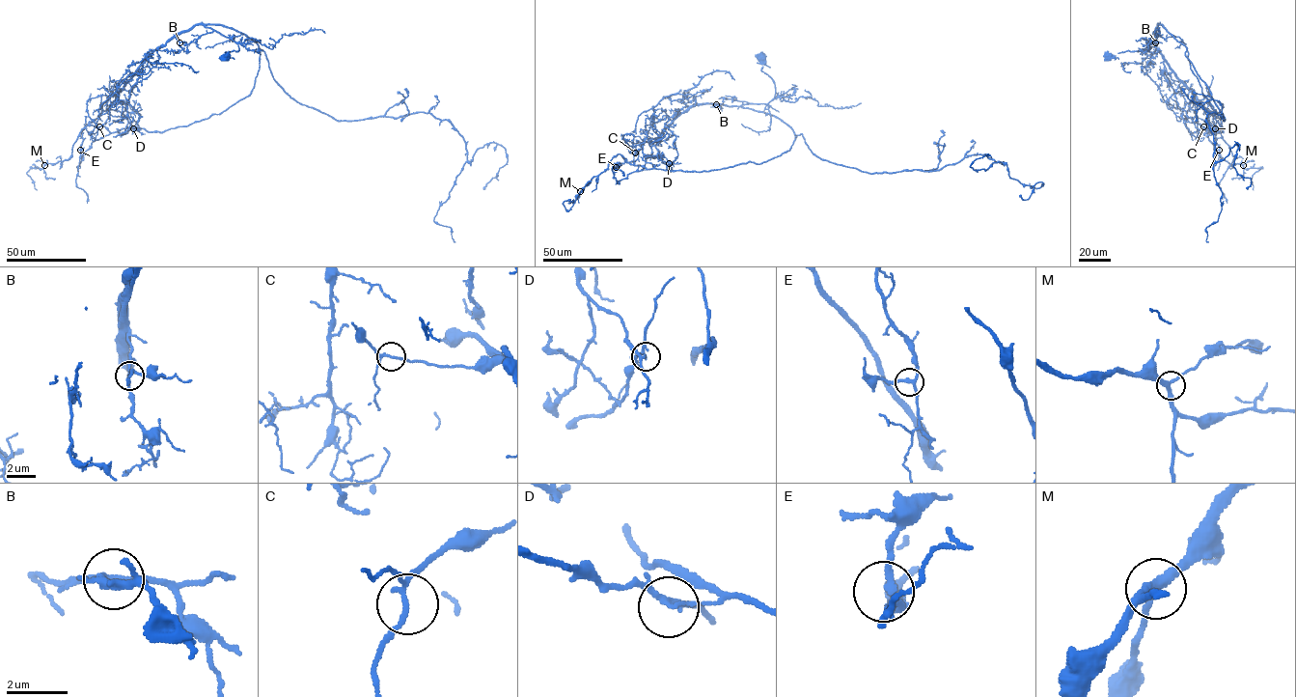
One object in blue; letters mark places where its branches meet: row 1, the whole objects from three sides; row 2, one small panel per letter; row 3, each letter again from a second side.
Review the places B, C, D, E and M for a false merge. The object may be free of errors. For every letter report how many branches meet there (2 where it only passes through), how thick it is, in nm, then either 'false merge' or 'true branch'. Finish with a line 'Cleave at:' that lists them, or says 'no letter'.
B: 3 | 160 nm | true branch
C: 3 | 140 nm | true branch
D: 3 | 150 nm | false merge
E: 3 | 200 nm | true branch
M: 3 | 280 nm | true branch
Cleave at: D

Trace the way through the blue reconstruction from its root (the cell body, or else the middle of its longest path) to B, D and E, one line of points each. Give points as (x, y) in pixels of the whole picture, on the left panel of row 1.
B: (226, 57), (229, 55), (226, 52), (238, 51), (238, 45), (202, 24), (180, 31), (175, 37), (179, 42)
D: (226, 57), (238, 45), (202, 24), (159, 46), (107, 98), (106, 108), (121, 111), (133, 128)
E: (226, 57), (238, 45), (215, 31), (195, 24), (177, 34), (108, 97), (84, 127), (80, 150)

